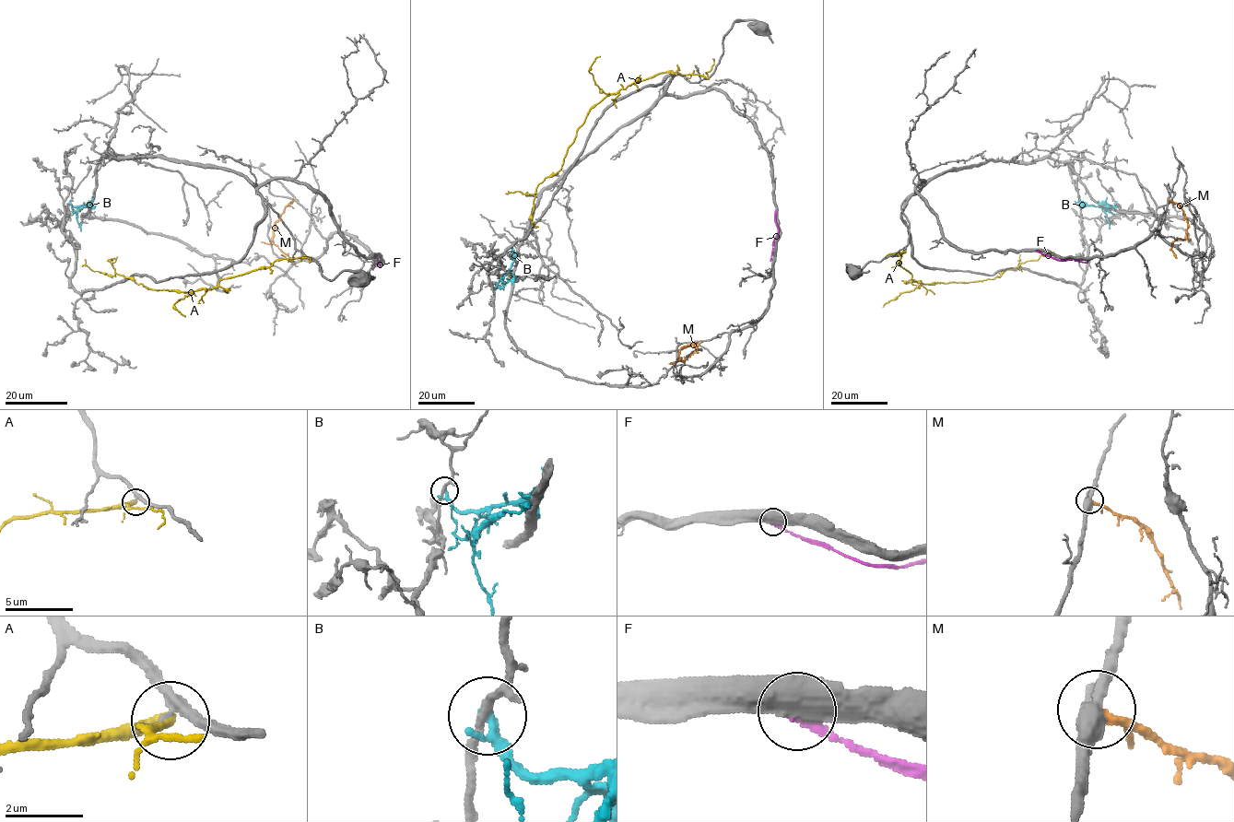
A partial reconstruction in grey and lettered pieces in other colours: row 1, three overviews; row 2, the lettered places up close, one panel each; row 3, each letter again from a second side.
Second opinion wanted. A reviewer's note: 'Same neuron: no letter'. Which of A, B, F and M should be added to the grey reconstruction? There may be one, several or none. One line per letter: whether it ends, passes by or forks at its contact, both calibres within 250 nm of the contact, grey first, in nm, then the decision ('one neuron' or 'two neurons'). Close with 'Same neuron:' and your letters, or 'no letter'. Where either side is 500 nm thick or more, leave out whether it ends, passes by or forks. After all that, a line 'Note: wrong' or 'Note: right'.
A: it passes by | 280/180 nm | two neurons
B: it ends | 190/320 nm | two neurons
F: it ends | 480/320 nm | two neurons
M: it ends | 400/240 nm | two neurons
Same neuron: no letter
Note: right

